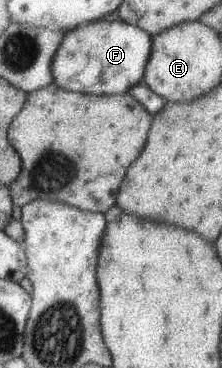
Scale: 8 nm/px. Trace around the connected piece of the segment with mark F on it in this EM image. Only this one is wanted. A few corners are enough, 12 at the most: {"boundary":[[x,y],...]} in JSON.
{"boundary":[[114,18],[76,26],[52,56],[60,89],[124,93],[150,35]]}

